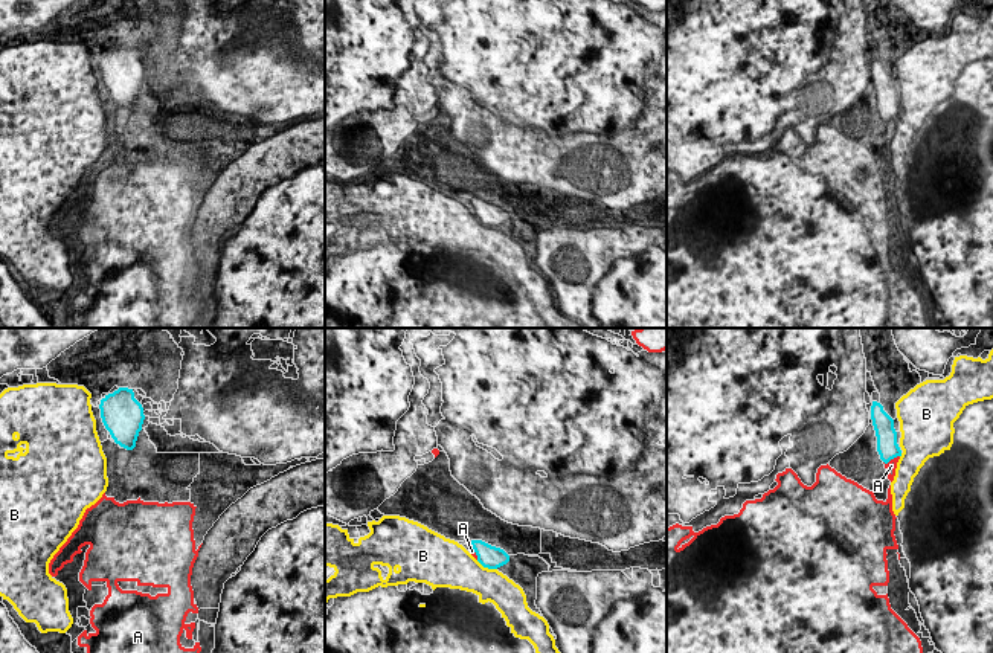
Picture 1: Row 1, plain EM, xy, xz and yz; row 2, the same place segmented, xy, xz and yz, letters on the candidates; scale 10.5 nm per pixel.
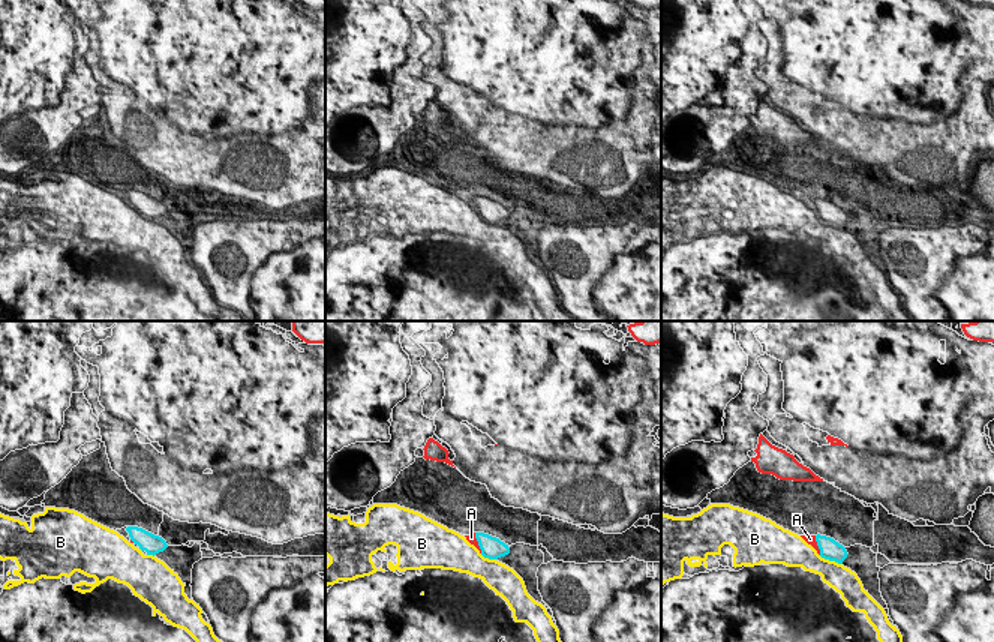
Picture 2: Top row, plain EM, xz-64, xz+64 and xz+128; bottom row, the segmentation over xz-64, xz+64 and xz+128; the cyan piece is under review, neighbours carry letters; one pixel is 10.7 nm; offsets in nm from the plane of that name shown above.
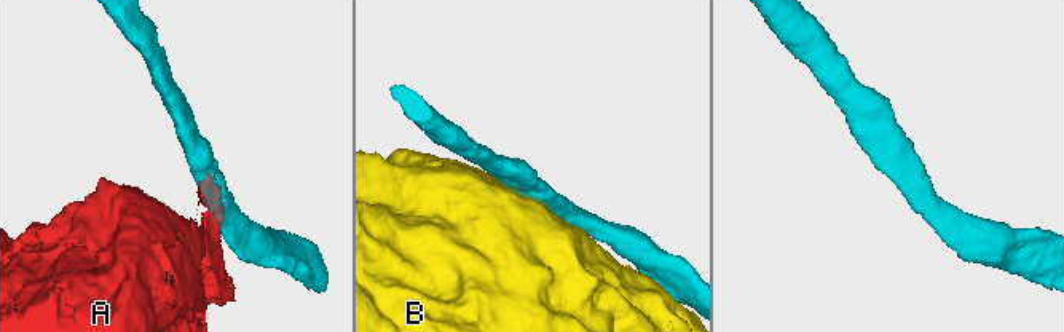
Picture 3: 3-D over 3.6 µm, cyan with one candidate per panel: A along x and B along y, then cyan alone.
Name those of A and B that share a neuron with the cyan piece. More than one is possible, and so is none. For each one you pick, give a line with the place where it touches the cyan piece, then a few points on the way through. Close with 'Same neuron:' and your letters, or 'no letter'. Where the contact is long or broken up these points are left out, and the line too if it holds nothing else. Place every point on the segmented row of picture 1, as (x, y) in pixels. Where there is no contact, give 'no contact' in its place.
Same neuron: no letter

